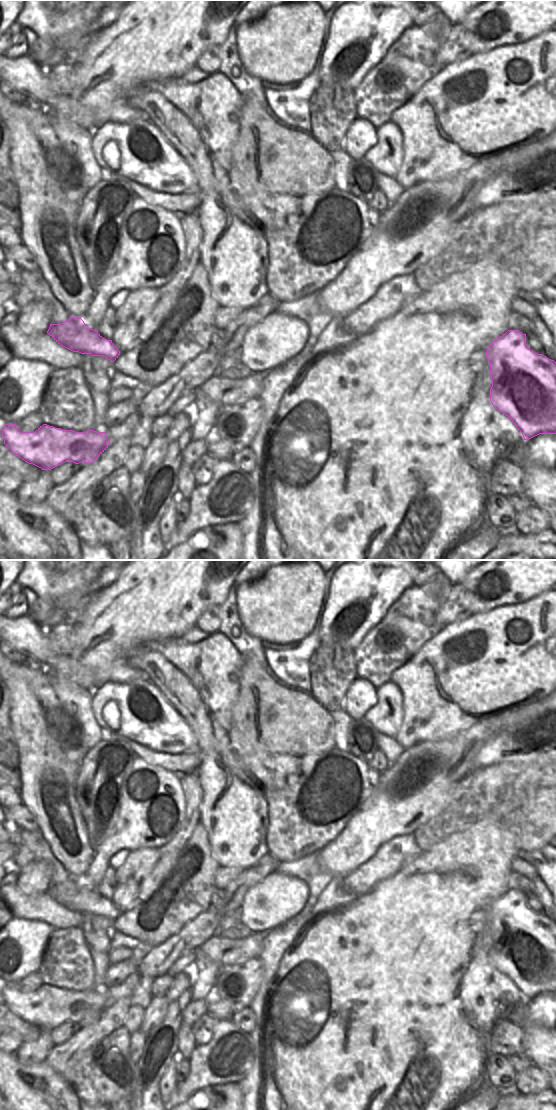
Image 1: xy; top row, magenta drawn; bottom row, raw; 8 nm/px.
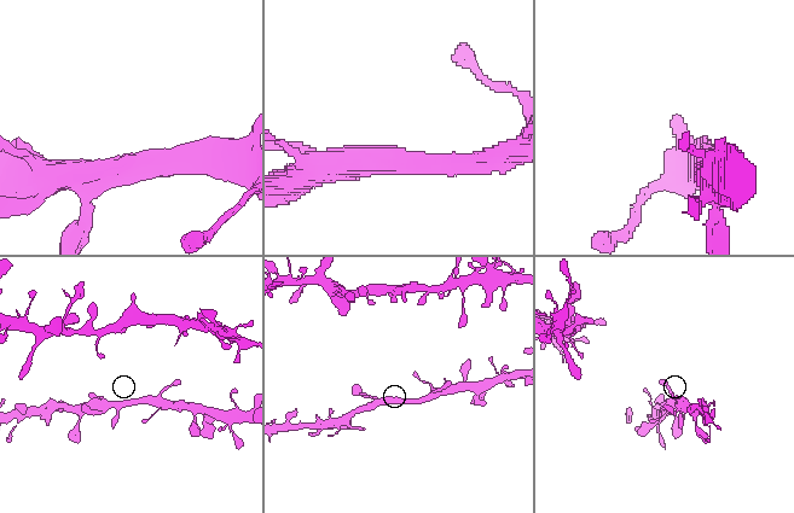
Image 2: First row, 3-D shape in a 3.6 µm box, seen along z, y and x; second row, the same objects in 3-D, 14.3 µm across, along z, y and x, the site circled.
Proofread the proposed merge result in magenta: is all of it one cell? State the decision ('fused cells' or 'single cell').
single cell

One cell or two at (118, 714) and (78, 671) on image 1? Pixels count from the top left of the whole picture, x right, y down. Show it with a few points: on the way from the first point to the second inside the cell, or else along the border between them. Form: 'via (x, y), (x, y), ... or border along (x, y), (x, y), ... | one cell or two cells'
border along (117, 682), (104, 682), (92, 692) | two cells

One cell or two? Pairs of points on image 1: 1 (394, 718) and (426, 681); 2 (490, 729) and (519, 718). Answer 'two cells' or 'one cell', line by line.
1: two cells
2: two cells

